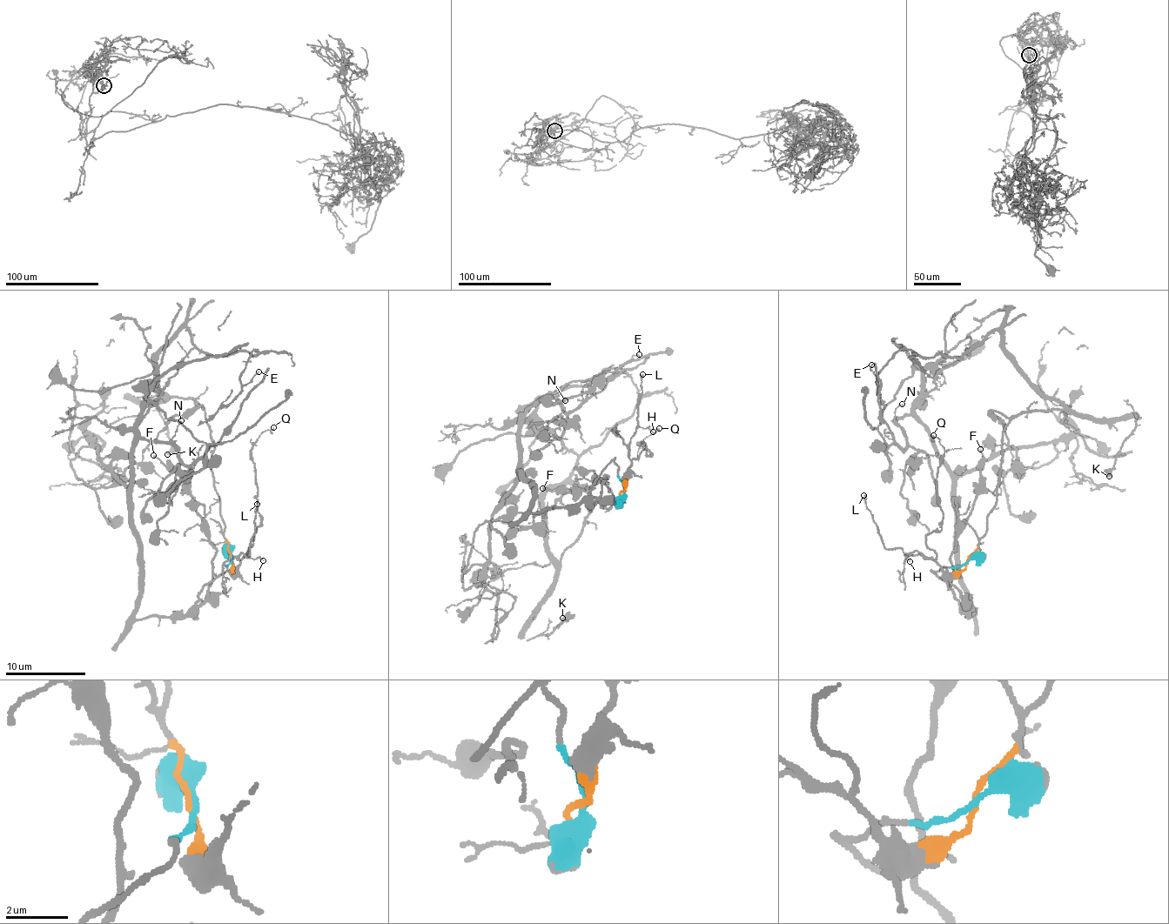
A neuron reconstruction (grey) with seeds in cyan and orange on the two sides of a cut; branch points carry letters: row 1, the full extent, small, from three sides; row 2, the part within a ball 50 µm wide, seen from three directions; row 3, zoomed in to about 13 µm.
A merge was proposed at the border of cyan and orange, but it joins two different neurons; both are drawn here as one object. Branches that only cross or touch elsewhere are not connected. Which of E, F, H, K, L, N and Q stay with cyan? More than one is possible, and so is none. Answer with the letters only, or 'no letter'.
F, N

